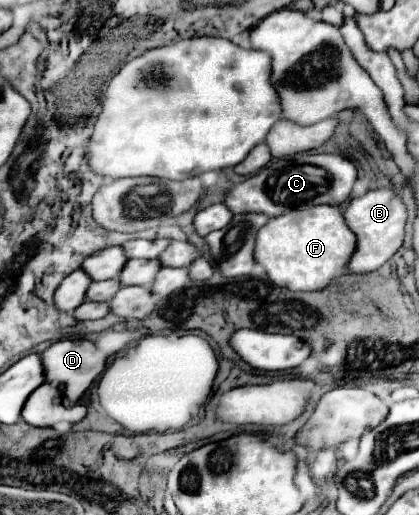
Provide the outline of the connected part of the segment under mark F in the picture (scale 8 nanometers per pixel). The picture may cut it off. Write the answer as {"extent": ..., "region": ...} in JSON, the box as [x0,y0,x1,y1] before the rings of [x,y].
{"extent":[255,206,355,292],"region":[[[313,206],[311,210],[291,210],[279,218],[271,218],[255,242],[255,260],[265,268],[275,286],[293,292],[325,290],[343,272],[355,252],[355,234],[345,226],[343,214],[335,206]]]}

